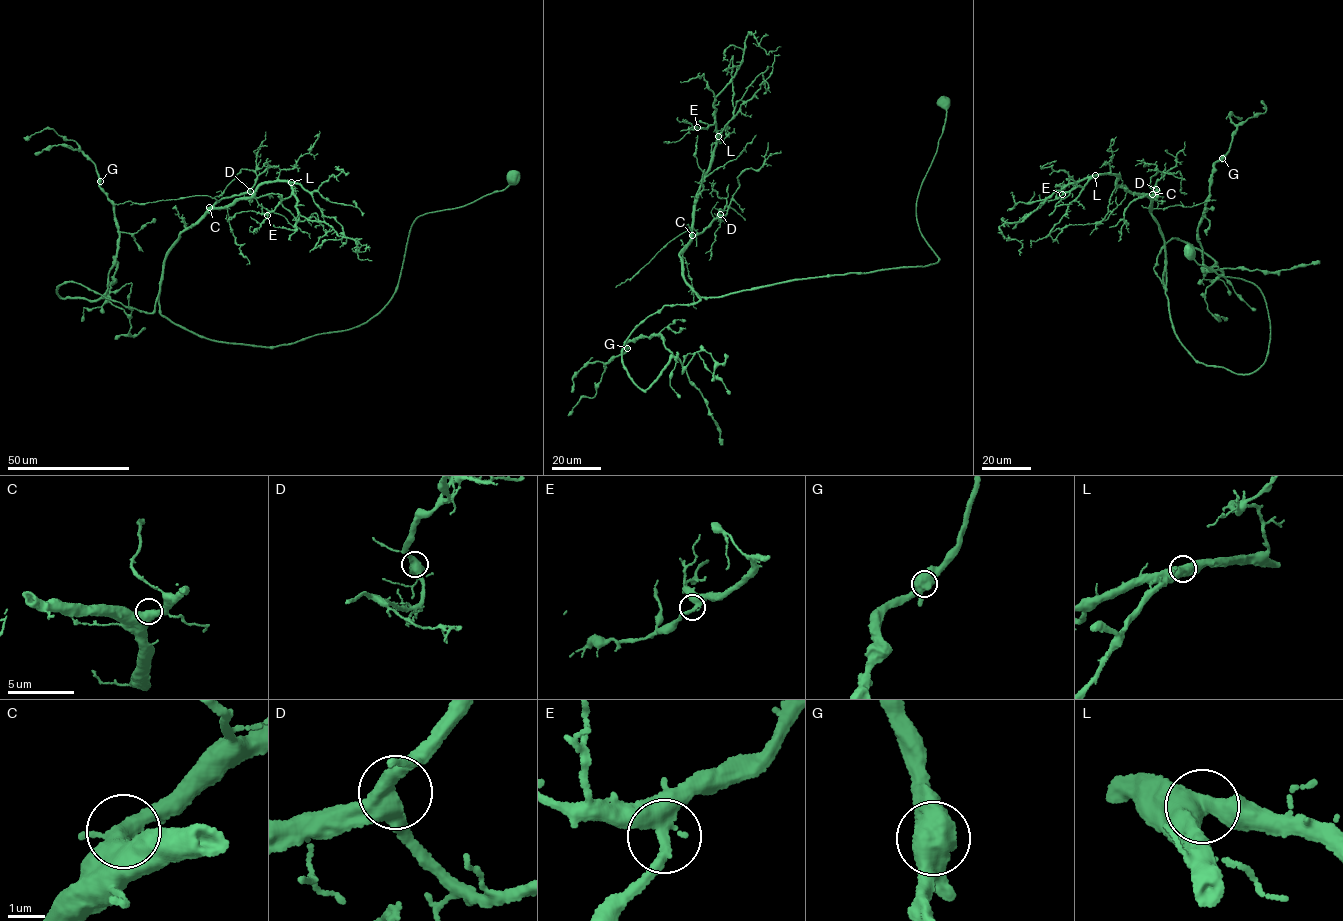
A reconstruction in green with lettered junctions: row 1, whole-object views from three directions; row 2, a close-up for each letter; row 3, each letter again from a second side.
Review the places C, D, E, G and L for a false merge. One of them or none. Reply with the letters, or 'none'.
none

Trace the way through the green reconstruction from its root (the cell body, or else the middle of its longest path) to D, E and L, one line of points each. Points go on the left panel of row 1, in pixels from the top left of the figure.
D: (513, 177), (417, 217), (398, 288), (366, 322), (264, 347), (201, 337), (159, 304), (179, 234), (250, 191)
E: (513, 177), (417, 217), (394, 295), (351, 329), (264, 347), (160, 313), (179, 234), (292, 185), (267, 215)
L: (513, 177), (417, 217), (394, 295), (351, 329), (264, 347), (160, 313), (179, 234), (291, 182)

